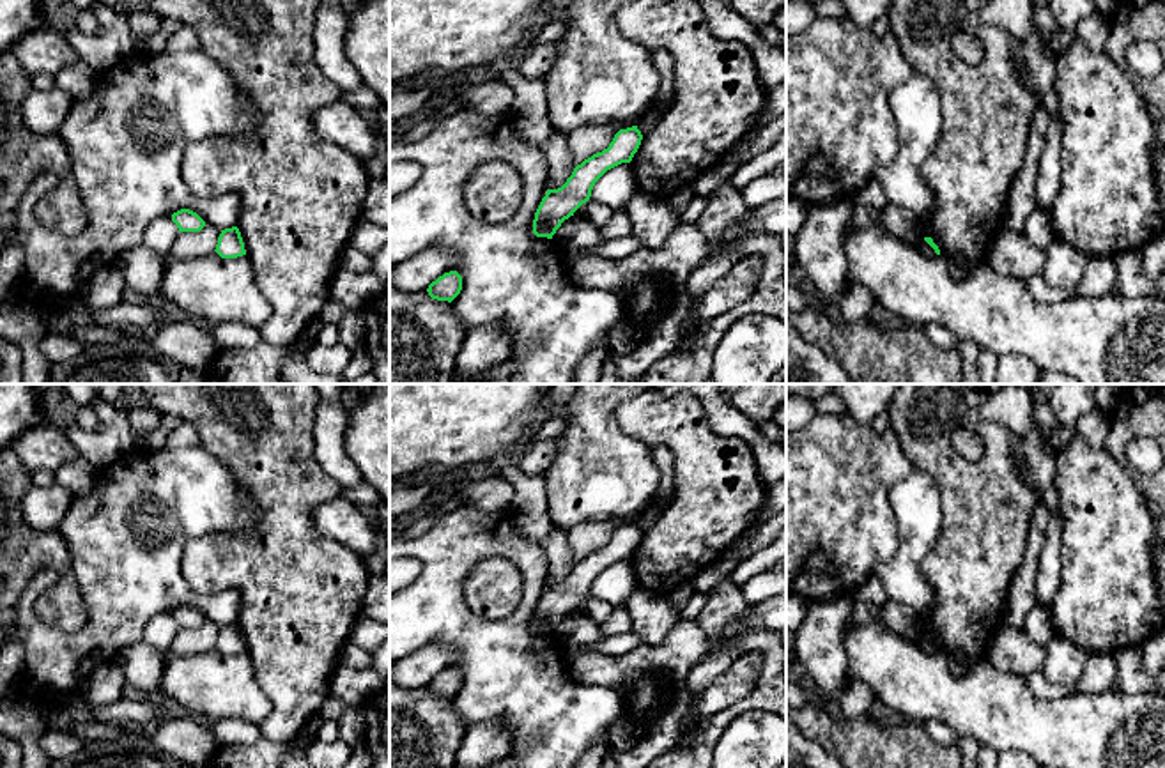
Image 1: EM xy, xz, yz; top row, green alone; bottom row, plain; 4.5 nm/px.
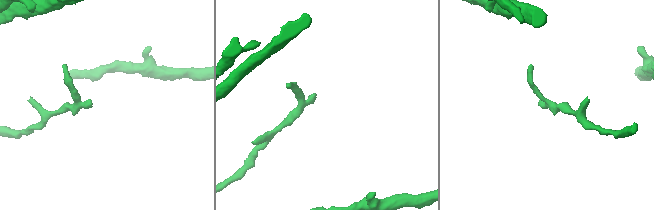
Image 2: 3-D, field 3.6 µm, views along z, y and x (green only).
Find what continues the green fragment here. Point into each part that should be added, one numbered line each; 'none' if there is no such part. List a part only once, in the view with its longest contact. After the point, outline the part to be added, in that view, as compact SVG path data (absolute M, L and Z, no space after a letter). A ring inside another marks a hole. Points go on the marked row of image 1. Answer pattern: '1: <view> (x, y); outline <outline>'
none

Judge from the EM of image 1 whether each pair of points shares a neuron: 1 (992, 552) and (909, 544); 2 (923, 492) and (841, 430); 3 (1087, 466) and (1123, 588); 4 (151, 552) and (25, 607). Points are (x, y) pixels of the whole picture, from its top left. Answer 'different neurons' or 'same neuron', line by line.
1: different neurons
2: different neurons
3: same neuron
4: same neuron

